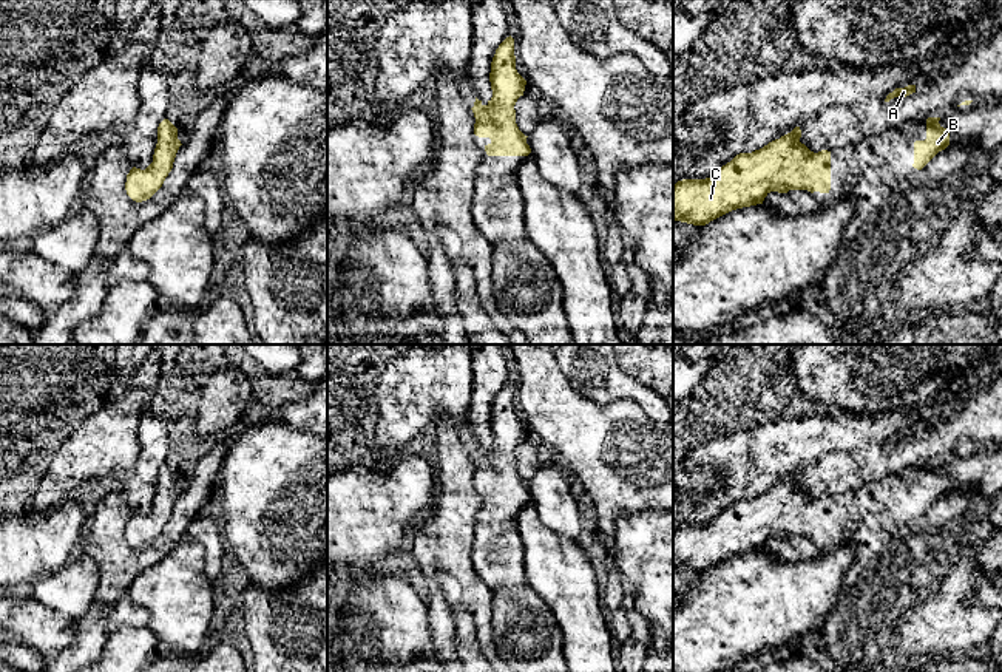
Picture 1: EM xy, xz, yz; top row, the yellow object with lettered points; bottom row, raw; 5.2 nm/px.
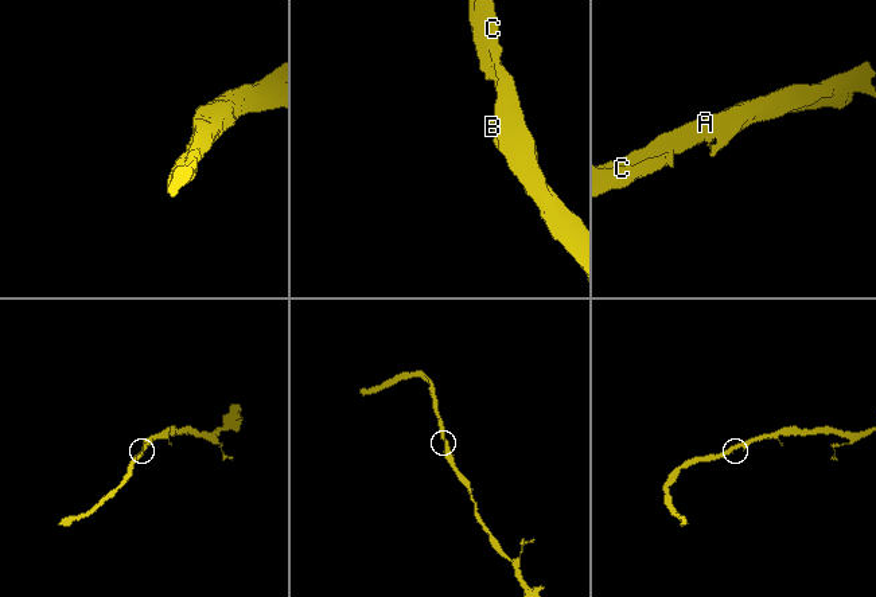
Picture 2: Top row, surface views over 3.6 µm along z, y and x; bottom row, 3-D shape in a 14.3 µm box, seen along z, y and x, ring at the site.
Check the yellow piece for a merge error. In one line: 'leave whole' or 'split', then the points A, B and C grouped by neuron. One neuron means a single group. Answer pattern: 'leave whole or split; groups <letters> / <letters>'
leave whole; groups A B C

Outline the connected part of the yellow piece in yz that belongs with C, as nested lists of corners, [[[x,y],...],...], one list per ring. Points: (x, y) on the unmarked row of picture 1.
[[[795,473],[752,499],[740,499],[706,525],[673,531],[673,567],[706,572],[743,553],[763,550],[770,538],[829,539],[831,497],[811,497]]]

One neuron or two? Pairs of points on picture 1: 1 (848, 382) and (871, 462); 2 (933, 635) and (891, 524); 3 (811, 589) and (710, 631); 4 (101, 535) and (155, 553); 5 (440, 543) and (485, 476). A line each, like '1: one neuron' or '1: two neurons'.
1: two neurons
2: two neurons
3: one neuron
4: one neuron
5: two neurons

